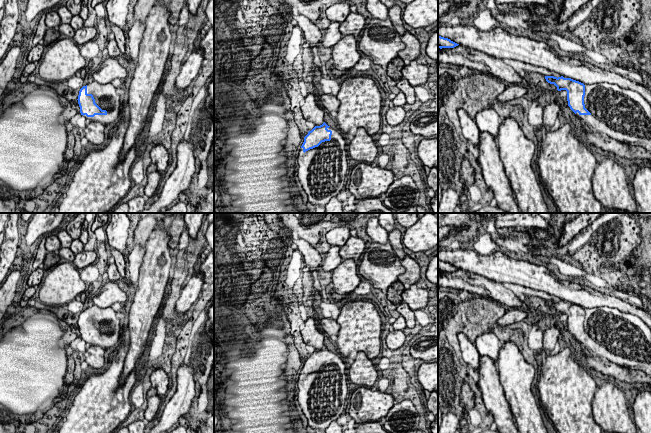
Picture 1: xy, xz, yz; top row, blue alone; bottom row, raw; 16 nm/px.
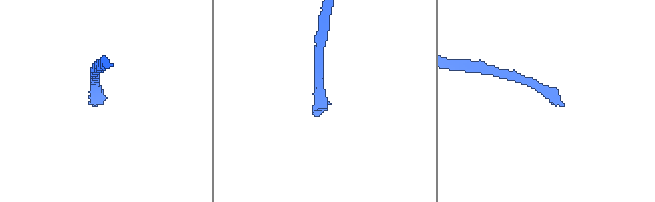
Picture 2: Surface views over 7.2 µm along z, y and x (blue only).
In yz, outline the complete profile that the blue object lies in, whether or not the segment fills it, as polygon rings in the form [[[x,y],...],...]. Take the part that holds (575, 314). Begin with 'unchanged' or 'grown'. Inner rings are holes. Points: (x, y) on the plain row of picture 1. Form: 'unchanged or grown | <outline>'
grown | [[[545,300],[558,315],[567,315],[570,333],[602,359],[651,376],[651,329],[636,315],[615,308],[587,308]]]

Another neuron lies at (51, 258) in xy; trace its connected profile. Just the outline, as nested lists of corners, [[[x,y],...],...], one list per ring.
[[[47,252],[43,262],[44,271],[49,271],[50,269],[52,269],[52,267],[59,262],[60,258],[61,257],[55,252]]]

